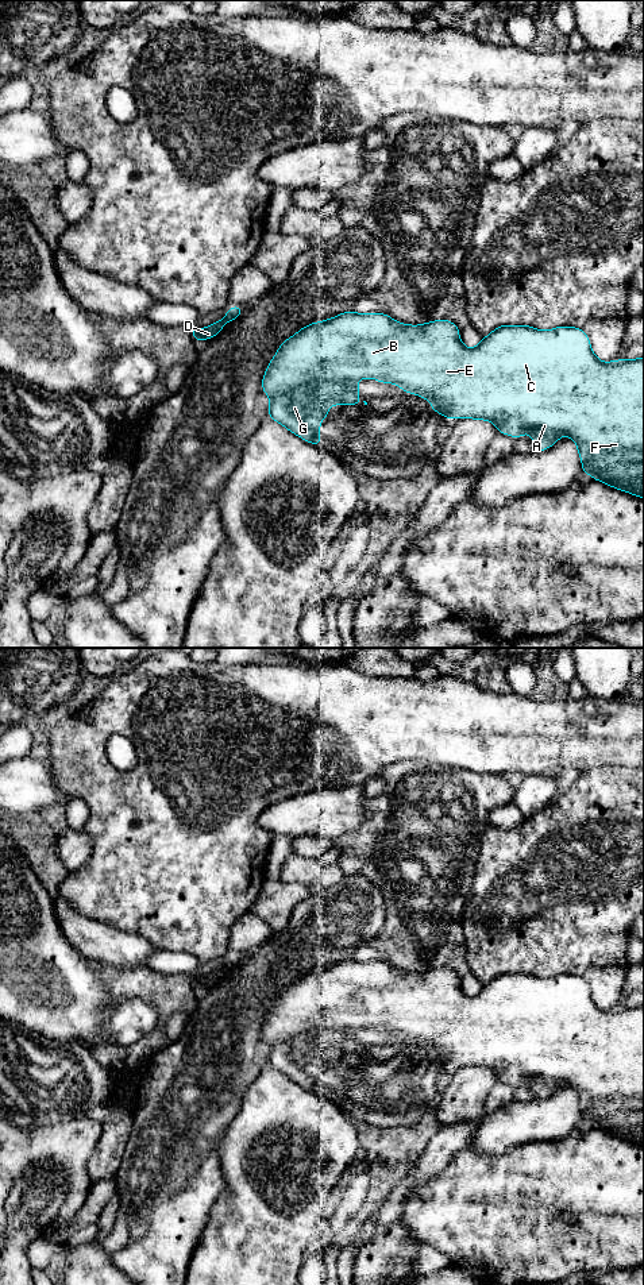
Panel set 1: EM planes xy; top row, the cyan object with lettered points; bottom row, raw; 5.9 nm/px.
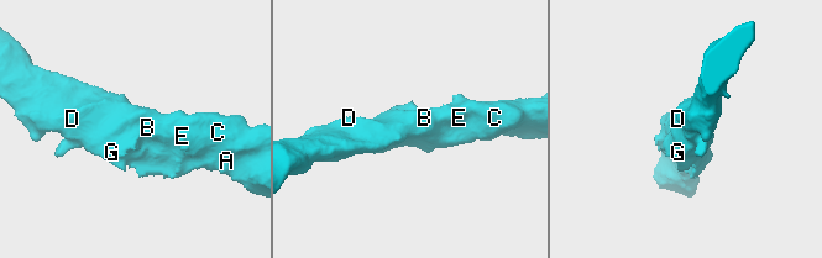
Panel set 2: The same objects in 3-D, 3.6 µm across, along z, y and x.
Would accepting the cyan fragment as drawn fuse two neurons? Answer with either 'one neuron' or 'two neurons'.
one neuron

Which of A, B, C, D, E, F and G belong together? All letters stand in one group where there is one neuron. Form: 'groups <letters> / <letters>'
groups A B C D E F G

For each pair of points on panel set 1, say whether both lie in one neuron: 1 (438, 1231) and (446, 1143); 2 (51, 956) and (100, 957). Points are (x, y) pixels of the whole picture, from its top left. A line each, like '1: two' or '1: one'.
1: two
2: two

